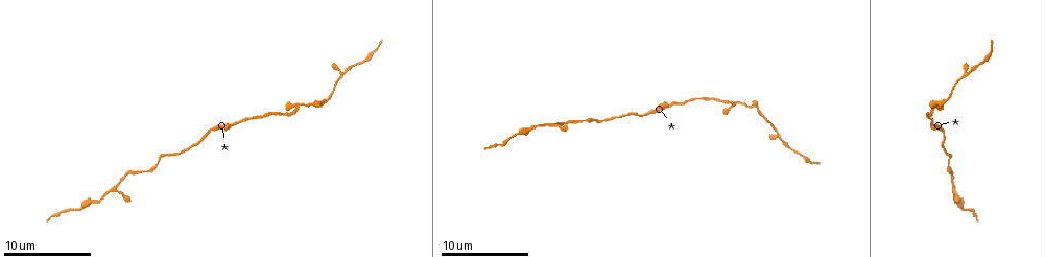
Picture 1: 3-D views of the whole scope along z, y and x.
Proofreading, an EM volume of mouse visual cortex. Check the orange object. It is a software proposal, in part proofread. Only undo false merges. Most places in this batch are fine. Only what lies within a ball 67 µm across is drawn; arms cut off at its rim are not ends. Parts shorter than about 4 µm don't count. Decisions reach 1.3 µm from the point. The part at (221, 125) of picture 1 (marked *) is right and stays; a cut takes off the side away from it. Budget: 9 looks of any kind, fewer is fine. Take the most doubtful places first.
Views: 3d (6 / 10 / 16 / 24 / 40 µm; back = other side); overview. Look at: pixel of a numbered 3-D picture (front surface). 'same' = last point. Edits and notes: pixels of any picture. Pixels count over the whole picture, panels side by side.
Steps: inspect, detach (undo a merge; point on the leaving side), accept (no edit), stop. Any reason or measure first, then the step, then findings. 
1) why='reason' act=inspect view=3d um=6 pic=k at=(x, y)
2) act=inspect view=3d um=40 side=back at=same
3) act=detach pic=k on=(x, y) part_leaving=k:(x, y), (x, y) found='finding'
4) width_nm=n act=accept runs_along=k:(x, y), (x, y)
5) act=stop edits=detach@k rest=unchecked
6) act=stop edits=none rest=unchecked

why='calibre changes' act=inspect view=3d um=16 pic=1 at=(778, 134)

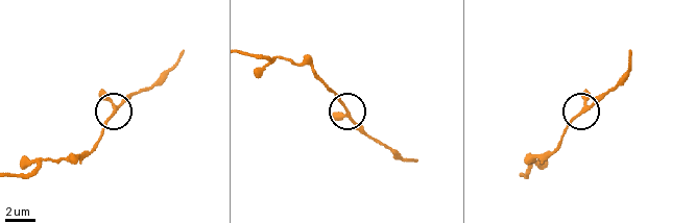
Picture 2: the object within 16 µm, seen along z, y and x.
act=inspect view=3d um=6 pic=2 at=(579, 113)

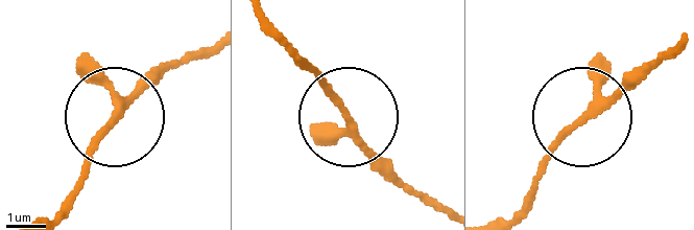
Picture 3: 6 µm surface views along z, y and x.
width_nm=160 act=accept runs_along=3:(279, 37), (395, 174) found='all the same neuron'

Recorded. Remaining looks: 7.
act=inspect view=3d um=10 pic=1 at=(726, 101)

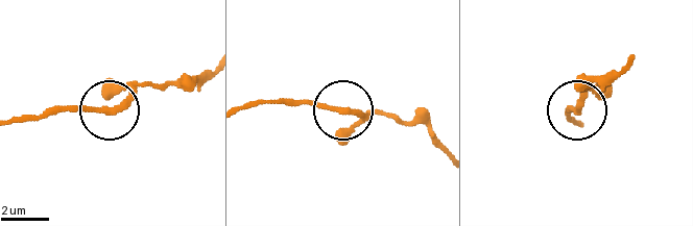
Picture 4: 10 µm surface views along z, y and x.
act=inspect view=3d um=6 pic=4 at=(109, 109)

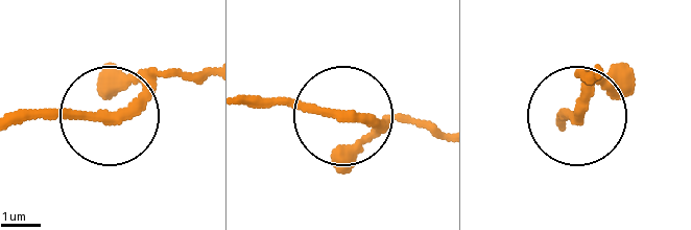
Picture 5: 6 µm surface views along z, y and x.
width_nm=230 act=accept runs_along=5:(251, 98), (418, 124) found='all the same neuron'

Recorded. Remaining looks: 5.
why='thick turns thin' act=inspect view=3d um=16 pic=1 at=(83, 206)

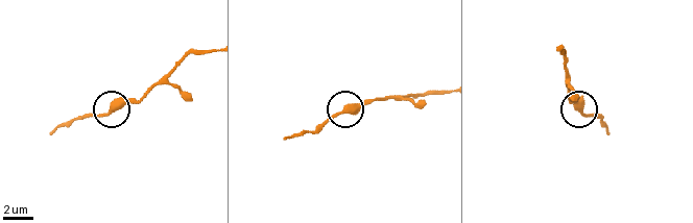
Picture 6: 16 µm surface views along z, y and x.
act=inspect view=3d um=16 side=back pic=6 at=(344, 110)

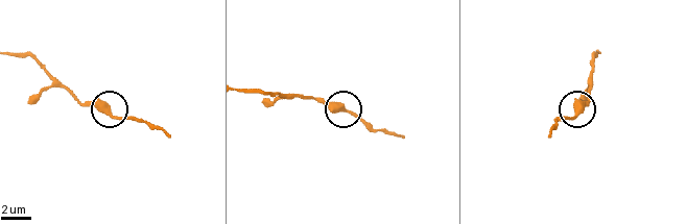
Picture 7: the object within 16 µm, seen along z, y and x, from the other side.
act=accept runs_along=7:(9, 54), (36, 57), (80, 101), (136, 118) found='all the same neuron'

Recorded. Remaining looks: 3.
why='a narrow waist' act=inspect view=3d um=6 pic=1 at=(144, 170)

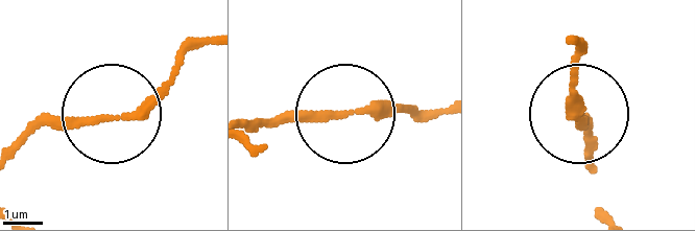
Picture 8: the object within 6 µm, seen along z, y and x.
act=inspect view=3d um=6 side=back pic=8 at=(114, 117)

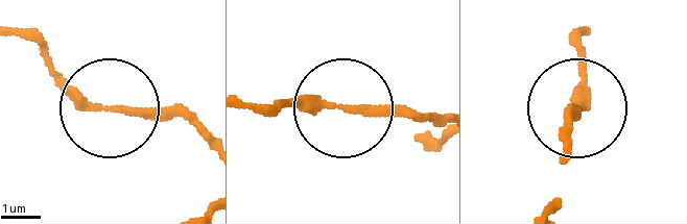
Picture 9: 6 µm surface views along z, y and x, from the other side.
act=accept runs_along=9:(252, 103), (392, 103), (428, 120) found='continuous, no second neuron'

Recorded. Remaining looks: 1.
act=stop edits=none rest=unchecked

